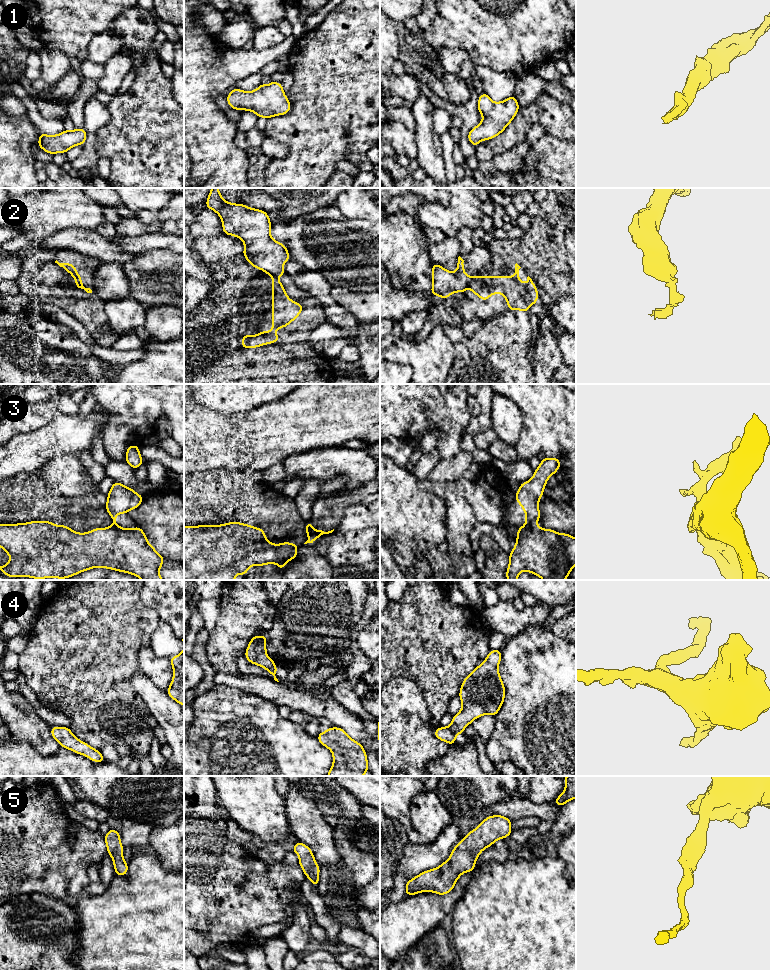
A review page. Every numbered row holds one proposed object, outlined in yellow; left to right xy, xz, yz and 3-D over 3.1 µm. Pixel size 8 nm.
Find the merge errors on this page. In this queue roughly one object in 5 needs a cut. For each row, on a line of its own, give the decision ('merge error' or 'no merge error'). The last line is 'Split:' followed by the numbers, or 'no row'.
1: no merge error
2: merge error
3: merge error
4: no merge error
5: no merge error
Split: 2, 3

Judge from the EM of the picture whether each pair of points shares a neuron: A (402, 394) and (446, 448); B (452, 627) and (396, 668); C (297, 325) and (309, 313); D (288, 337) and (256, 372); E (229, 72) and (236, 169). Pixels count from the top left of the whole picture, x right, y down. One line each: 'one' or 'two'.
A: one
B: one
C: one
D: one
E: one

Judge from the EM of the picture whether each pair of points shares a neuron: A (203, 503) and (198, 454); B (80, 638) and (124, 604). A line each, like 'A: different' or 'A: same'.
A: same
B: same

